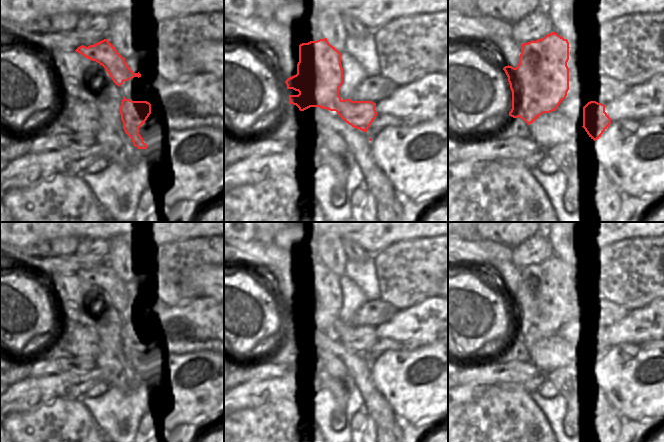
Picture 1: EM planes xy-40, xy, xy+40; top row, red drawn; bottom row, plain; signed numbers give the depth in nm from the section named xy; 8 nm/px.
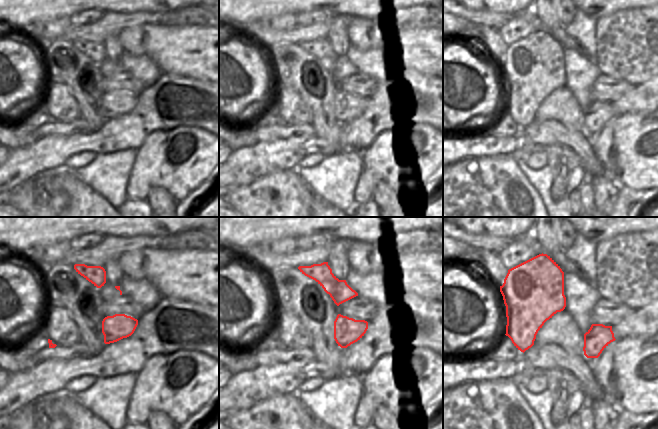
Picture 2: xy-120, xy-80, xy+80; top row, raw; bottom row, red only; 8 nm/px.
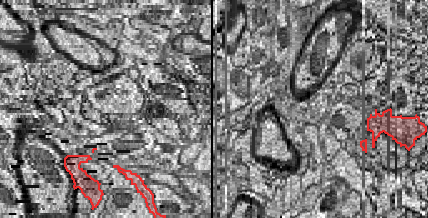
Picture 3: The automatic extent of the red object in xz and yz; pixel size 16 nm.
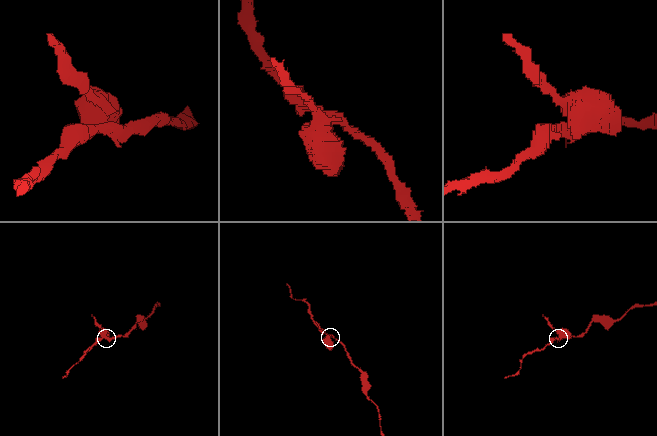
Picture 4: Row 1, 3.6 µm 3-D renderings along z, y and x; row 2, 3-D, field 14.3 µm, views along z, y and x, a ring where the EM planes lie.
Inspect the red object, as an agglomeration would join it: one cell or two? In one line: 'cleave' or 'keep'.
cleave

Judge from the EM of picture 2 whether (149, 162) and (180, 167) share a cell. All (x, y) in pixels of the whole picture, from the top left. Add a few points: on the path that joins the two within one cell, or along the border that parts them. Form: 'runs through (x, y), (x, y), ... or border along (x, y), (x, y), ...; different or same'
runs through (157, 162), (166, 162), (172, 166); same

